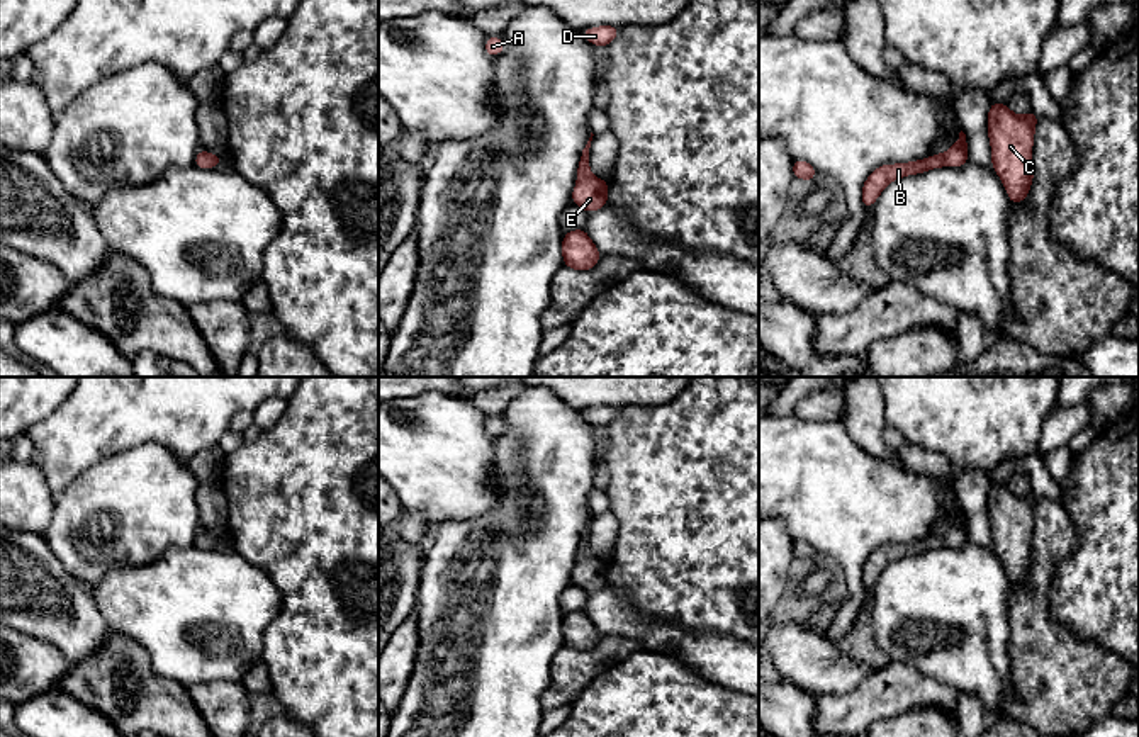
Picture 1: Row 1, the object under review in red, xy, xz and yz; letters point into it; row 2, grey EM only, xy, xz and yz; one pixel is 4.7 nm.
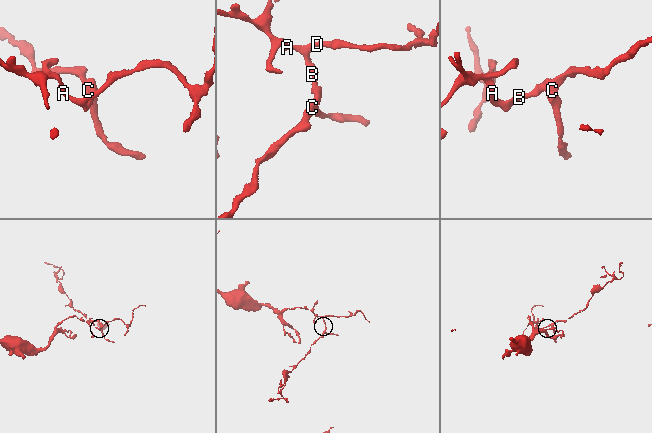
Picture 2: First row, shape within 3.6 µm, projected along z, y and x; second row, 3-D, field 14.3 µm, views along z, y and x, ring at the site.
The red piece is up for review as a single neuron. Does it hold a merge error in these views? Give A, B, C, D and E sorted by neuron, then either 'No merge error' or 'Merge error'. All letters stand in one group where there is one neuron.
Groups: A B C D E. No merge error

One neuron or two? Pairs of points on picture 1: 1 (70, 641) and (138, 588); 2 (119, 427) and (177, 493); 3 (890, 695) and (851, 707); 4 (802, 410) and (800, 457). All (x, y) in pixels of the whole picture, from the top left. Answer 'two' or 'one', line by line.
1: two
2: two
3: one
4: two

